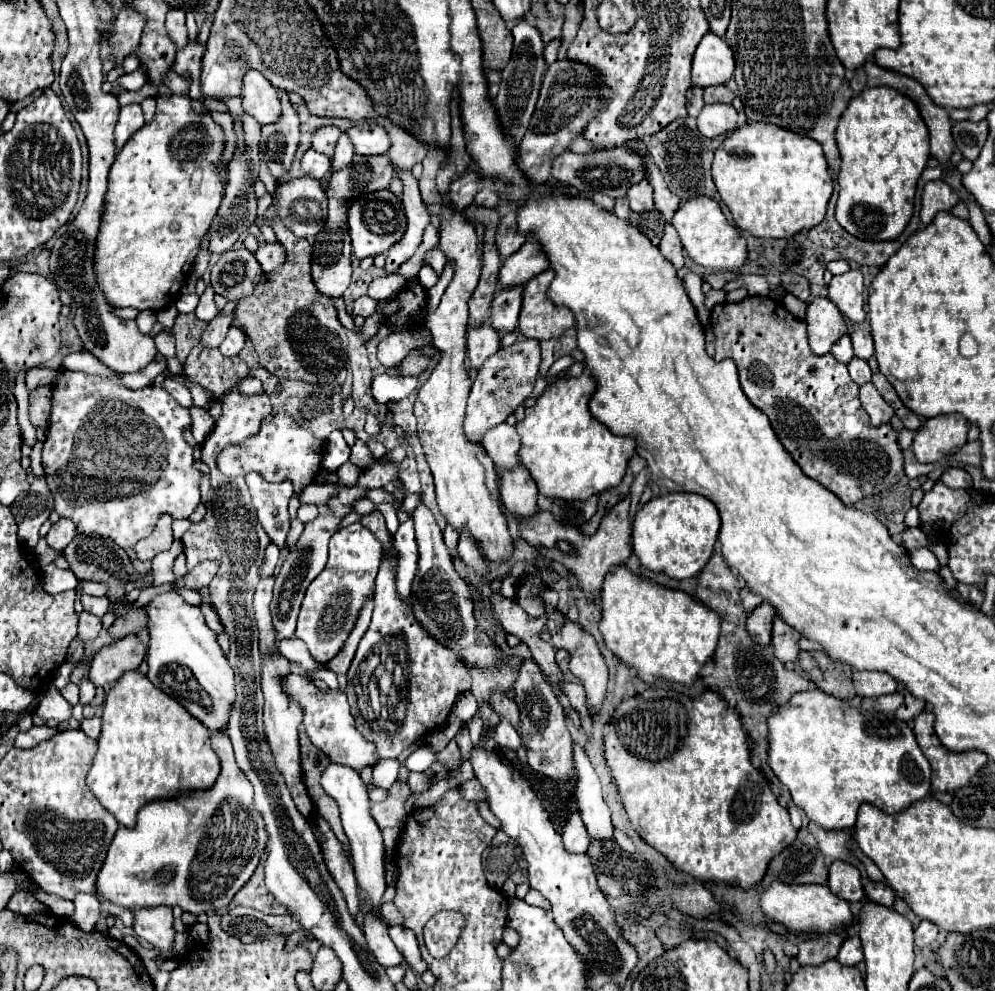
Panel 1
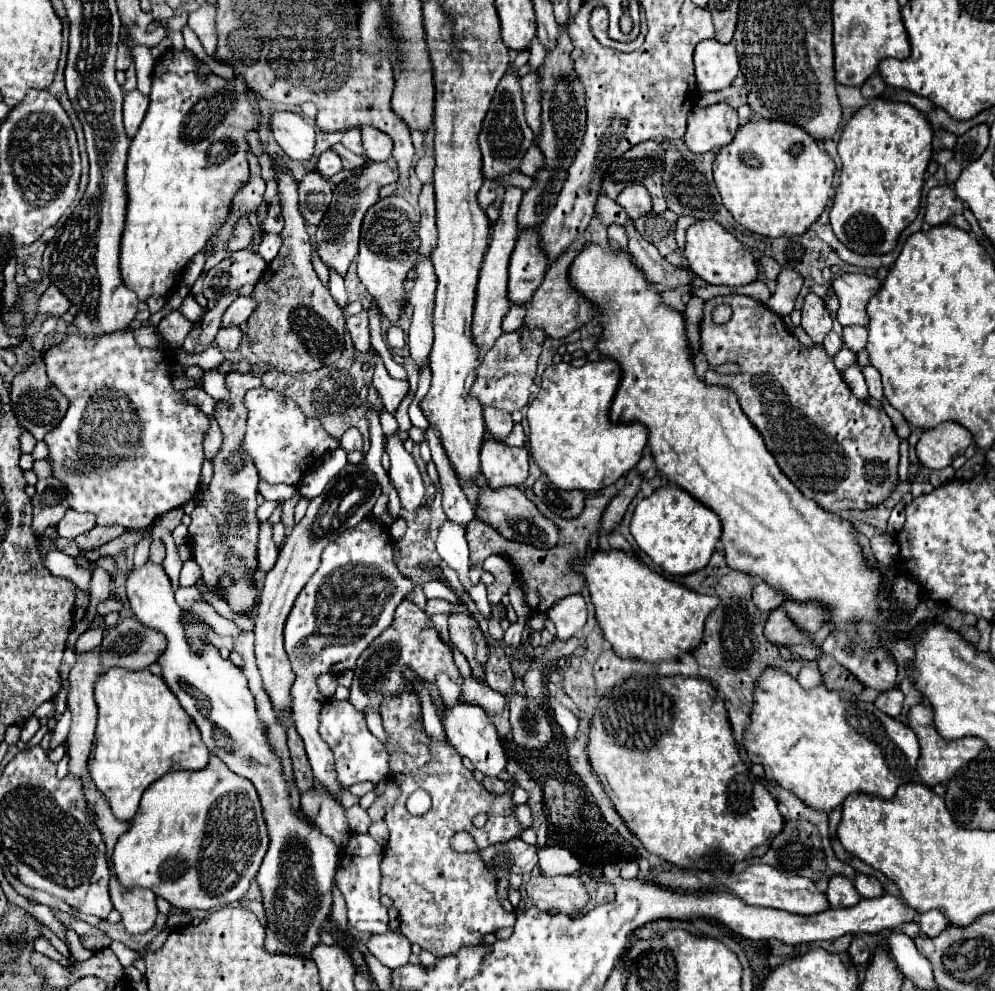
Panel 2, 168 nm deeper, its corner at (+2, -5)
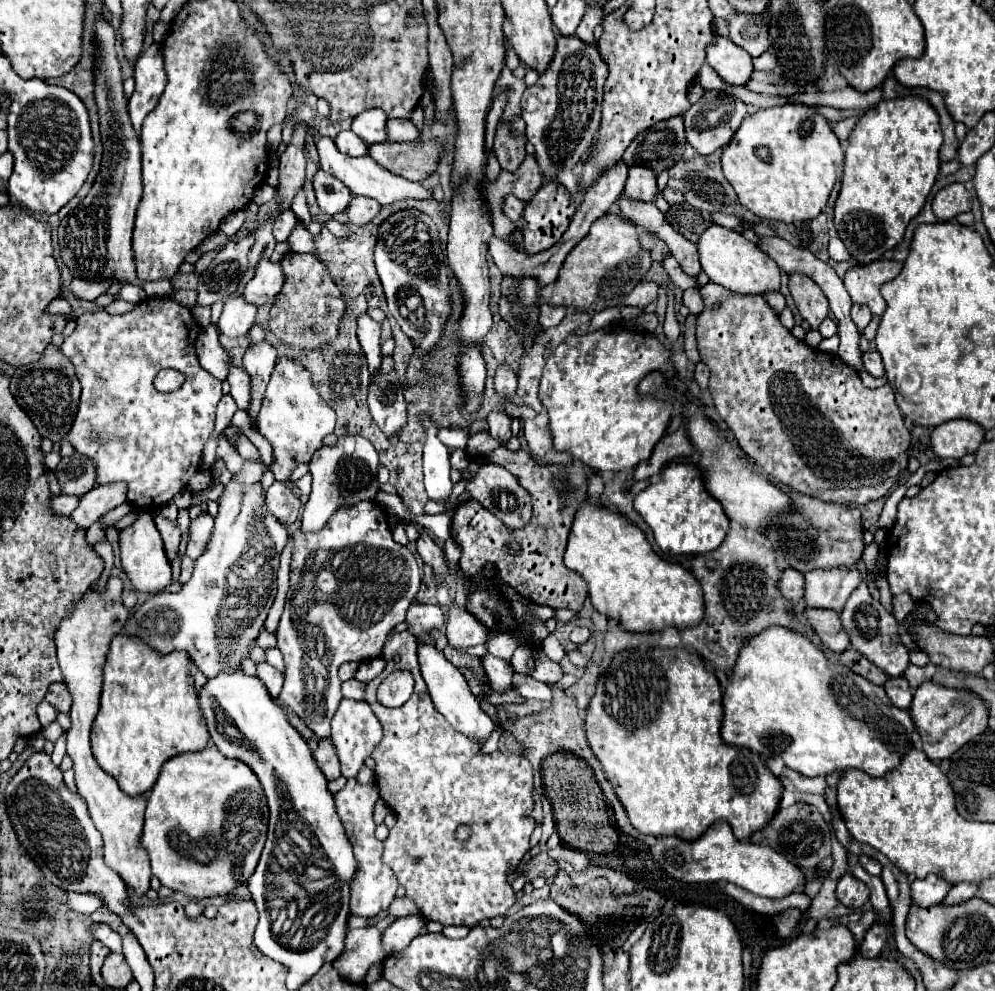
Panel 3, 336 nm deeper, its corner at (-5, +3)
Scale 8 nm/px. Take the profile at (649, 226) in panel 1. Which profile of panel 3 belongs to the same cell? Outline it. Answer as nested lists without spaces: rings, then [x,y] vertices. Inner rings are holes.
[[[686,203],[682,205],[672,205],[666,213],[664,213],[666,221],[688,241],[698,243],[702,231],[706,231],[708,225],[712,225],[710,221],[710,213],[706,211],[698,211],[694,207],[686,207]]]

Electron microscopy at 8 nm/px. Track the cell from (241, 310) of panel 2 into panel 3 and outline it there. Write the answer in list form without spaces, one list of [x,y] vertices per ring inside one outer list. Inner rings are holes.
[[[266,259],[260,263],[260,267],[256,267],[256,273],[246,283],[242,297],[246,303],[252,303],[254,307],[262,307],[278,295],[282,283],[284,283],[284,275],[280,263],[272,263]]]

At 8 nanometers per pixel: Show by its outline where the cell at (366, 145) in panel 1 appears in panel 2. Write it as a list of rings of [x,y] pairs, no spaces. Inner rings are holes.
[[[369,125],[361,127],[361,131],[363,131],[365,155],[371,161],[385,161],[393,151],[393,139],[387,133],[383,133],[375,127],[369,127]]]

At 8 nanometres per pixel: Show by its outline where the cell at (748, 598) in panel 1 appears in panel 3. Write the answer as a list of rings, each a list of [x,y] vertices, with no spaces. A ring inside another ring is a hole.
[[[784,569],[782,577],[778,581],[778,591],[788,601],[800,601],[802,599],[802,583],[804,583],[804,577],[800,571]]]

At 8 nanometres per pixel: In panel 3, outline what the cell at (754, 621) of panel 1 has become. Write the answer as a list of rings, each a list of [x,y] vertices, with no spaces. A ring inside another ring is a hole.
[[[806,609],[804,619],[814,629],[814,633],[820,637],[820,641],[834,653],[842,653],[848,649],[846,633],[842,631],[840,617],[836,611],[826,609]]]

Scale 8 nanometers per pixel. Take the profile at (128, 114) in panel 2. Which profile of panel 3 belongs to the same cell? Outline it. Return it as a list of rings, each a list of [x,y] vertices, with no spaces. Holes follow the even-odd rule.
[[[152,43],[136,61],[136,89],[130,97],[130,119],[136,131],[140,131],[144,117],[156,107],[164,87],[166,87],[166,73],[162,63],[160,45]]]

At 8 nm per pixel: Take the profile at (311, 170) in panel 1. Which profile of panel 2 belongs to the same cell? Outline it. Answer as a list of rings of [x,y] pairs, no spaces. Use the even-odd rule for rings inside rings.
[[[327,149],[325,153],[319,155],[317,169],[321,171],[321,175],[331,177],[331,175],[335,175],[335,173],[339,173],[339,171],[343,169],[343,165],[341,165],[341,157],[339,157],[333,149]]]

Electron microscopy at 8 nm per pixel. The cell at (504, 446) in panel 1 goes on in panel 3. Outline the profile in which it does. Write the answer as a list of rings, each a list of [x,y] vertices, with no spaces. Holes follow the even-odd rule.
[[[504,363],[496,371],[496,393],[502,397],[502,401],[510,403],[516,397],[516,373]]]

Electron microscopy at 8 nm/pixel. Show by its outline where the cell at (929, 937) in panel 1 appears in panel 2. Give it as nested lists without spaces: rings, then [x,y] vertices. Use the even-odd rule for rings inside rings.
[[[927,911],[919,917],[919,927],[929,937],[937,937],[947,925],[947,917],[941,911]]]

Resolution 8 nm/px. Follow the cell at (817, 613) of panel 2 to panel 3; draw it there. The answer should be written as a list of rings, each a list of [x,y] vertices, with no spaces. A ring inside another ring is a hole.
[[[810,571],[804,575],[804,601],[808,607],[840,613],[860,581],[858,571]]]

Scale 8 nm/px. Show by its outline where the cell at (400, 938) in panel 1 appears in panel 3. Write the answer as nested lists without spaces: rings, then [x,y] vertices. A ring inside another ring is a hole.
[[[356,777],[348,779],[346,787],[334,795],[336,811],[344,823],[346,835],[348,835],[352,849],[354,849],[354,857],[358,861],[356,875],[350,883],[350,913],[358,915],[358,917],[374,917],[374,915],[380,915],[382,911],[386,911],[396,895],[396,889],[398,889],[398,881],[394,879],[394,873],[390,871],[390,867],[386,867],[380,861],[382,841],[378,841],[374,835],[376,823],[372,819],[372,811],[374,811],[374,803],[378,801],[378,797],[380,795],[378,795],[376,783],[358,785]]]

